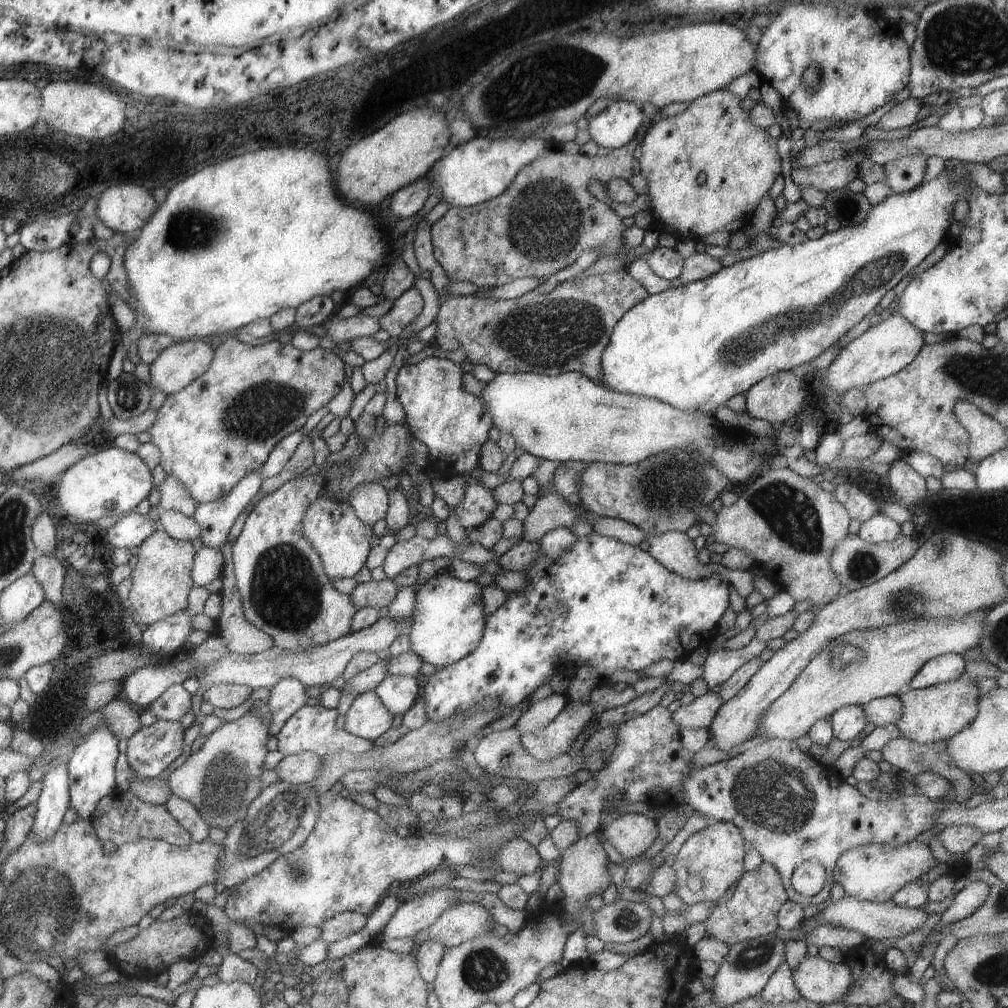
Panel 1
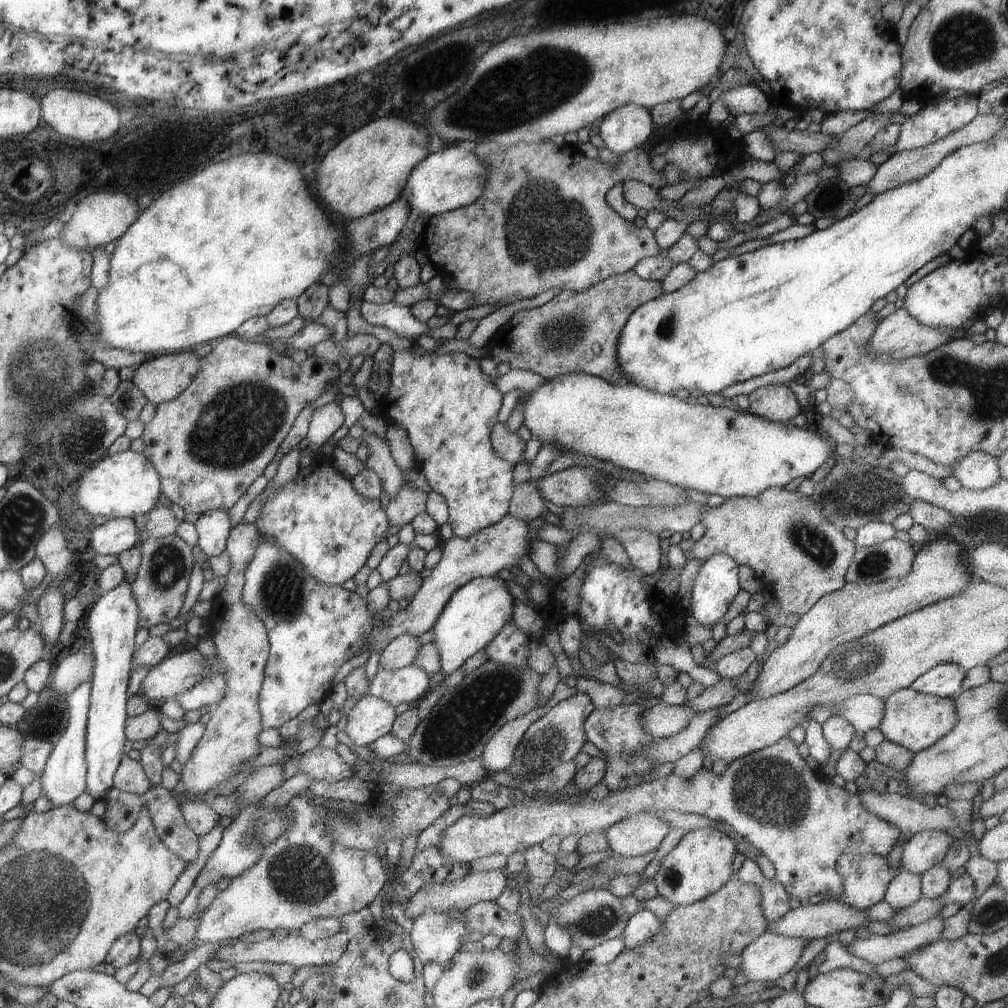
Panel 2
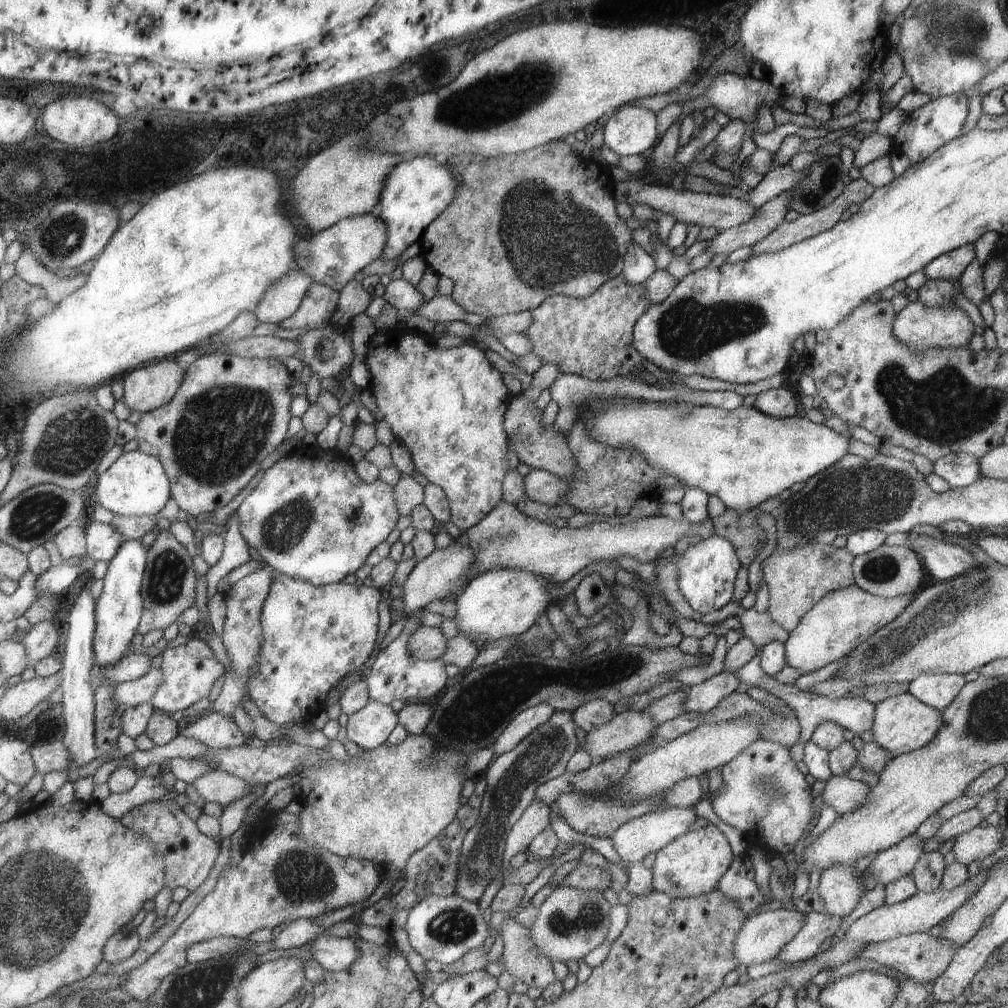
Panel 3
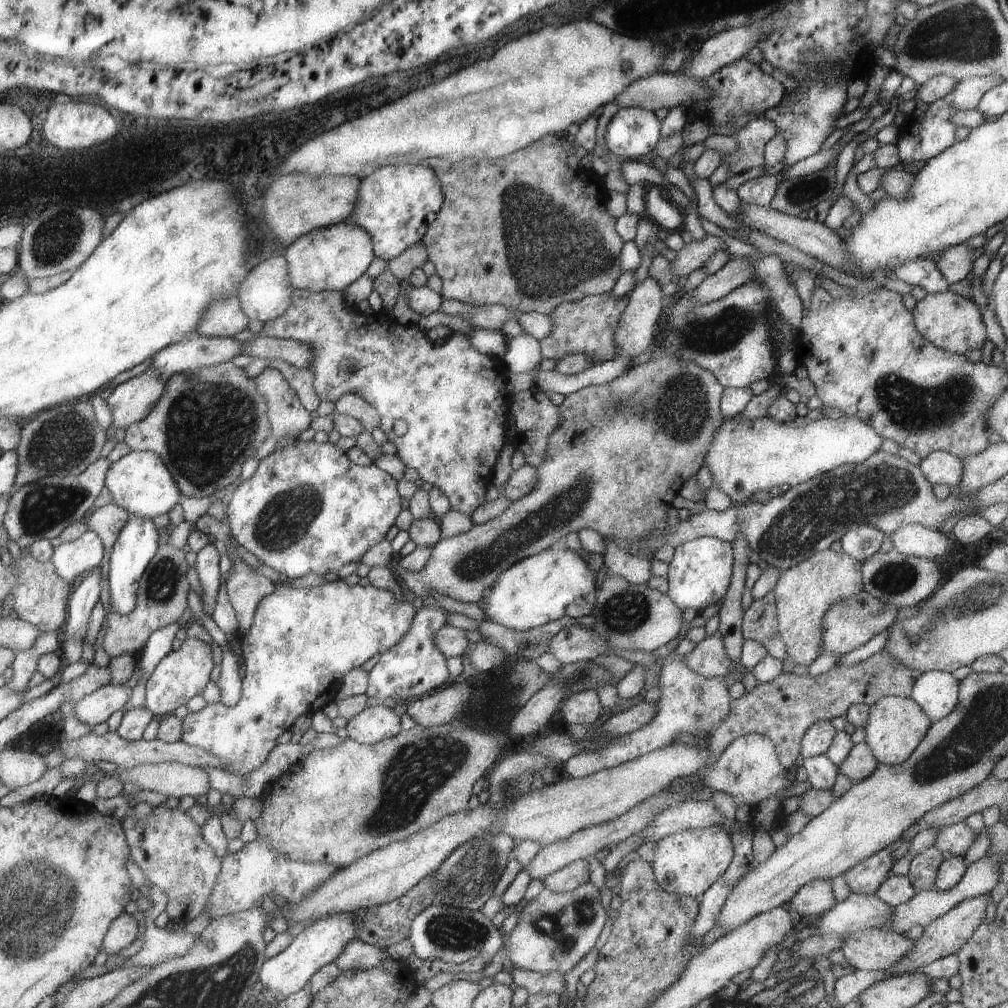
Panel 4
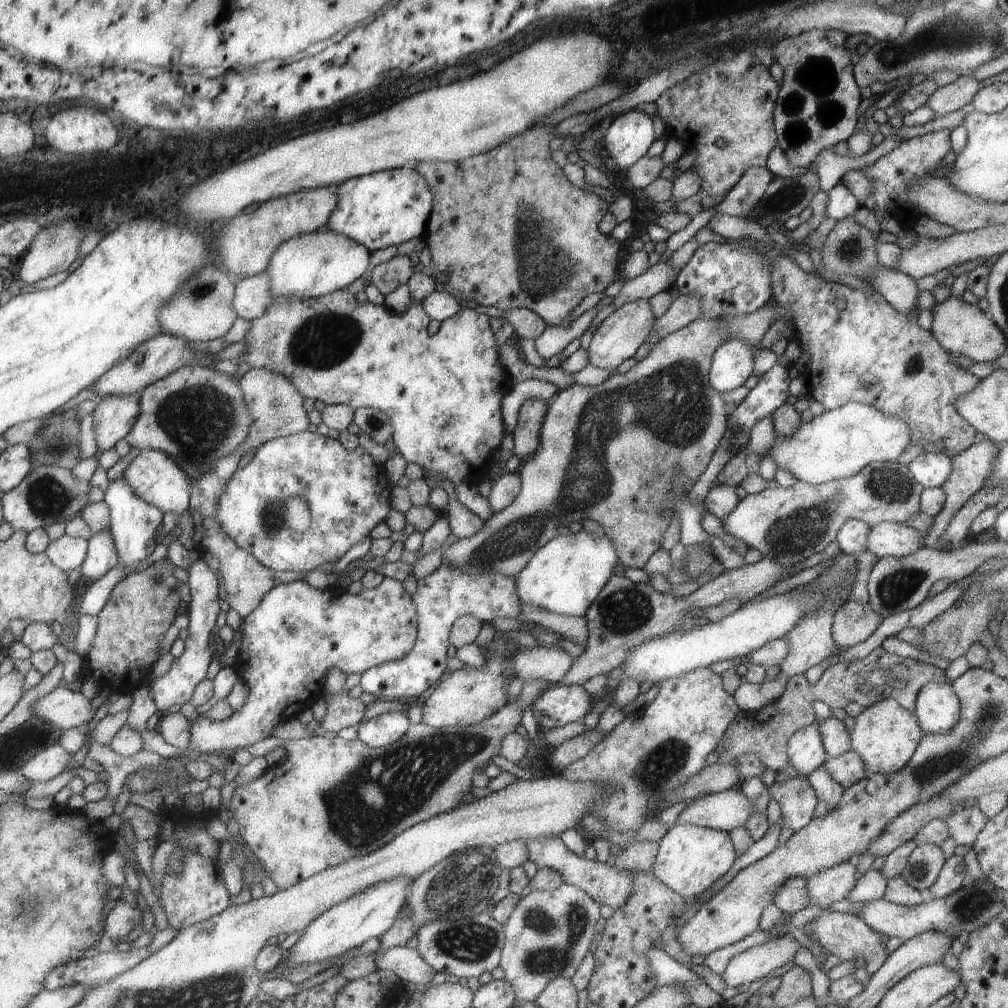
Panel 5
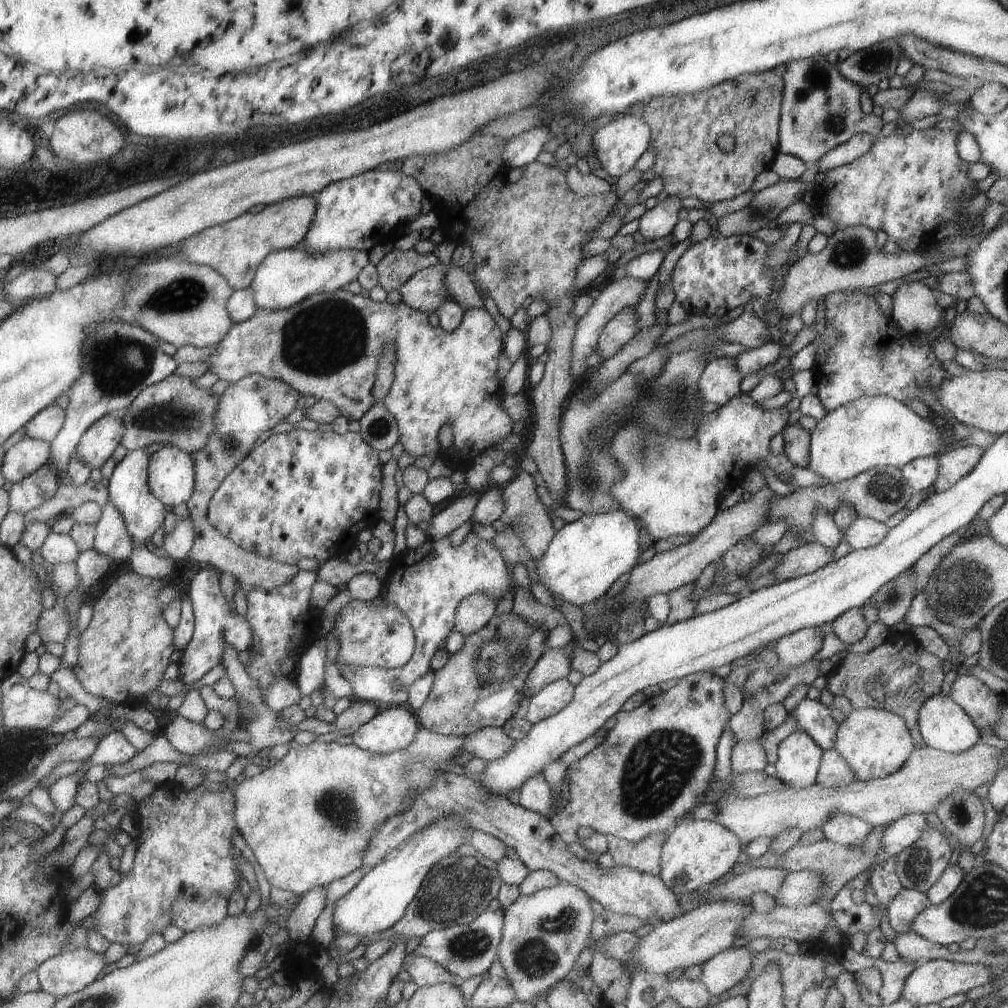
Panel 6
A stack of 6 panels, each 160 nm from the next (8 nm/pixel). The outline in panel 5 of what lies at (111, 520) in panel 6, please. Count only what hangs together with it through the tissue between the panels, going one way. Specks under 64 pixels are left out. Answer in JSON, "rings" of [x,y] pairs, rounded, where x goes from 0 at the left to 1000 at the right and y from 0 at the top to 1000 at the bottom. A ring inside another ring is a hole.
{"rings":[[[107,527],[91,530],[88,534],[84,556],[78,563],[81,576],[94,577],[116,559],[116,549]]]}

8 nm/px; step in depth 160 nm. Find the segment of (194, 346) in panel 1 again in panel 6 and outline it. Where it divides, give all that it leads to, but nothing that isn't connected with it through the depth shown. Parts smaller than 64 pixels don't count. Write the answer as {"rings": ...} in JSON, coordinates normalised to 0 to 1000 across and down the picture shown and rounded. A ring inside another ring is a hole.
{"rings":[[[106,411],[86,424],[75,440],[77,453],[89,464],[99,464],[119,440],[123,421],[119,411]]]}

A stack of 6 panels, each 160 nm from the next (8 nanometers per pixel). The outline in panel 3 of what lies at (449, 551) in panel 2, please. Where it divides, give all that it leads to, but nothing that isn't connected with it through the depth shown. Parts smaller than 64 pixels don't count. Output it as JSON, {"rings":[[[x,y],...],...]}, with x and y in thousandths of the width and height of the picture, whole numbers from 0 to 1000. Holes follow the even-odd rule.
{"rings":[[[497,495],[492,503],[480,512],[473,520],[461,525],[454,533],[449,533],[449,538],[455,541],[464,541],[467,543],[470,551],[470,559],[468,563],[462,565],[462,573],[468,574],[471,570],[485,566],[491,563],[495,564],[511,564],[536,570],[541,576],[549,578],[557,578],[564,575],[568,569],[576,565],[579,562],[588,558],[594,558],[596,555],[609,555],[615,550],[622,550],[633,558],[648,558],[656,546],[669,542],[670,538],[677,532],[685,534],[689,531],[700,535],[706,530],[706,521],[704,514],[694,519],[687,519],[676,515],[668,516],[664,513],[656,513],[650,511],[648,513],[628,514],[623,519],[608,520],[602,519],[585,519],[583,522],[573,525],[565,525],[563,523],[551,523],[545,517],[536,517],[517,509],[512,502],[501,498]]]}

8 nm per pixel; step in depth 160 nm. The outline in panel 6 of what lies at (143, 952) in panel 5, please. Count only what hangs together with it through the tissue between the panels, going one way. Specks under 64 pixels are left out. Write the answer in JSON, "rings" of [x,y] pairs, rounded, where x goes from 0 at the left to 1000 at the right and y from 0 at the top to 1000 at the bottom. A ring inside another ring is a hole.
{"rings":[[[78,939],[70,943],[61,943],[58,947],[44,952],[36,960],[40,981],[62,989],[80,982],[92,973],[95,973],[104,964],[107,954],[103,945],[95,945],[84,939]]]}

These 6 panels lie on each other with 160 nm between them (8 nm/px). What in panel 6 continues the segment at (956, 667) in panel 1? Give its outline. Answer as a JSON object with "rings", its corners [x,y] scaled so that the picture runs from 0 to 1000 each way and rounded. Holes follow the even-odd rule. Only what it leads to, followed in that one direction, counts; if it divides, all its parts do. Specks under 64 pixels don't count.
{"rings":[[[934,687],[920,691],[915,696],[909,717],[918,740],[933,745],[953,746],[972,736],[972,726],[969,726],[959,707],[948,696],[945,696],[941,689],[938,690]]]}

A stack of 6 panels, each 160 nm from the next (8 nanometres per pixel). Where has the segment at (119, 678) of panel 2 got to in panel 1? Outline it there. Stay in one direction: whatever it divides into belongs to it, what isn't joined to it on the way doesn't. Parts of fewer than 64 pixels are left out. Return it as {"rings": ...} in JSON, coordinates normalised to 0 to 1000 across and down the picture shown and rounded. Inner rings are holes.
{"rings":[[[101,717],[94,725],[89,725],[71,744],[71,750],[66,758],[67,772],[67,802],[74,805],[75,813],[89,813],[96,796],[110,784],[116,782],[113,775],[113,758],[118,748],[117,734],[112,727]]]}

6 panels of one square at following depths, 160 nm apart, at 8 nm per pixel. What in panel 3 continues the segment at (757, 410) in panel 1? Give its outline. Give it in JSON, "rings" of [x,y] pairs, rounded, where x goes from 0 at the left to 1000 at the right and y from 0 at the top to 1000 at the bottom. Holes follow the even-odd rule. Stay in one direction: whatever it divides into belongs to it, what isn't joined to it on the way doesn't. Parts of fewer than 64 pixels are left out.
{"rings":[[[779,385],[762,386],[749,392],[747,405],[772,416],[787,414],[791,409],[792,395]]]}

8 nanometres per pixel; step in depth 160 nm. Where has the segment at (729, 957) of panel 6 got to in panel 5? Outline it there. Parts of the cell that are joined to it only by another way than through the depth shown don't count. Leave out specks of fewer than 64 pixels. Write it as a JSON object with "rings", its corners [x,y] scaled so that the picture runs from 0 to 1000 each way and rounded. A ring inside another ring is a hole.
{"rings":[[[777,924],[769,932],[727,948],[714,969],[720,978],[728,979],[763,969],[784,957],[794,938],[796,938],[783,925],[779,927]]]}

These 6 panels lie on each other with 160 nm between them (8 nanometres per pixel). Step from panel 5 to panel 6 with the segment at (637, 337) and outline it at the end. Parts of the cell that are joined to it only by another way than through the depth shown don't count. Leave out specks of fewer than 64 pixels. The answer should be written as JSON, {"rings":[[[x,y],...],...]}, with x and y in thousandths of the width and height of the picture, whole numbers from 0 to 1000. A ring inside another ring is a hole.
{"rings":[[[630,305],[614,308],[598,323],[593,333],[589,348],[595,353],[596,359],[606,355],[632,328]]]}

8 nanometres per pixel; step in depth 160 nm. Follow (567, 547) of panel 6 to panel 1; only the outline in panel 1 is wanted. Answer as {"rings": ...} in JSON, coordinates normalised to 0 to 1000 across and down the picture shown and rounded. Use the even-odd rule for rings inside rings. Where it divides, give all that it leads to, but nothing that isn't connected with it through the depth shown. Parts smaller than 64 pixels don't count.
{"rings":[[[444,566],[434,567],[411,584],[411,604],[404,625],[406,646],[415,651],[419,657],[438,663],[464,650],[474,640],[481,617],[478,596],[475,594],[476,583],[469,576],[457,576]]]}

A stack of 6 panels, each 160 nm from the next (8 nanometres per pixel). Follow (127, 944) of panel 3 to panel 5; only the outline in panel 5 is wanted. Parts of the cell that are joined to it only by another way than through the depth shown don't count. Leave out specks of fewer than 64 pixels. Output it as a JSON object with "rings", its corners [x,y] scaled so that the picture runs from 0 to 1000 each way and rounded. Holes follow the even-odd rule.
{"rings":[[[121,890],[114,894],[115,898],[103,911],[102,924],[110,932],[124,931],[126,926],[139,915],[140,907],[136,896],[132,900],[132,897],[126,897]]]}

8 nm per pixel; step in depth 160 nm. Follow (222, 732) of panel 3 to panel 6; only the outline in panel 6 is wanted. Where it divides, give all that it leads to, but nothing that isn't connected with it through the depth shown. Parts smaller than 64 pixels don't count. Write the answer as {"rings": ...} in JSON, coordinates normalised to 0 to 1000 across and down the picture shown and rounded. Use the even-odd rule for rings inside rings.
{"rings":[[[300,566],[282,580],[269,585],[251,584],[244,591],[244,614],[250,625],[247,641],[247,655],[242,660],[243,667],[258,683],[258,691],[262,694],[265,681],[271,677],[272,671],[282,671],[278,656],[289,654],[292,650],[297,653],[302,645],[313,635],[318,633],[316,629],[319,605],[311,601],[307,594],[309,580],[313,573],[313,566]],[[376,592],[367,596],[357,596],[356,594],[346,596],[334,608],[330,621],[327,625],[335,635],[335,645],[332,651],[332,660],[337,668],[341,666],[340,662],[378,662],[389,664],[400,661],[411,646],[411,627],[404,612],[392,600],[383,600],[379,598]]]}

